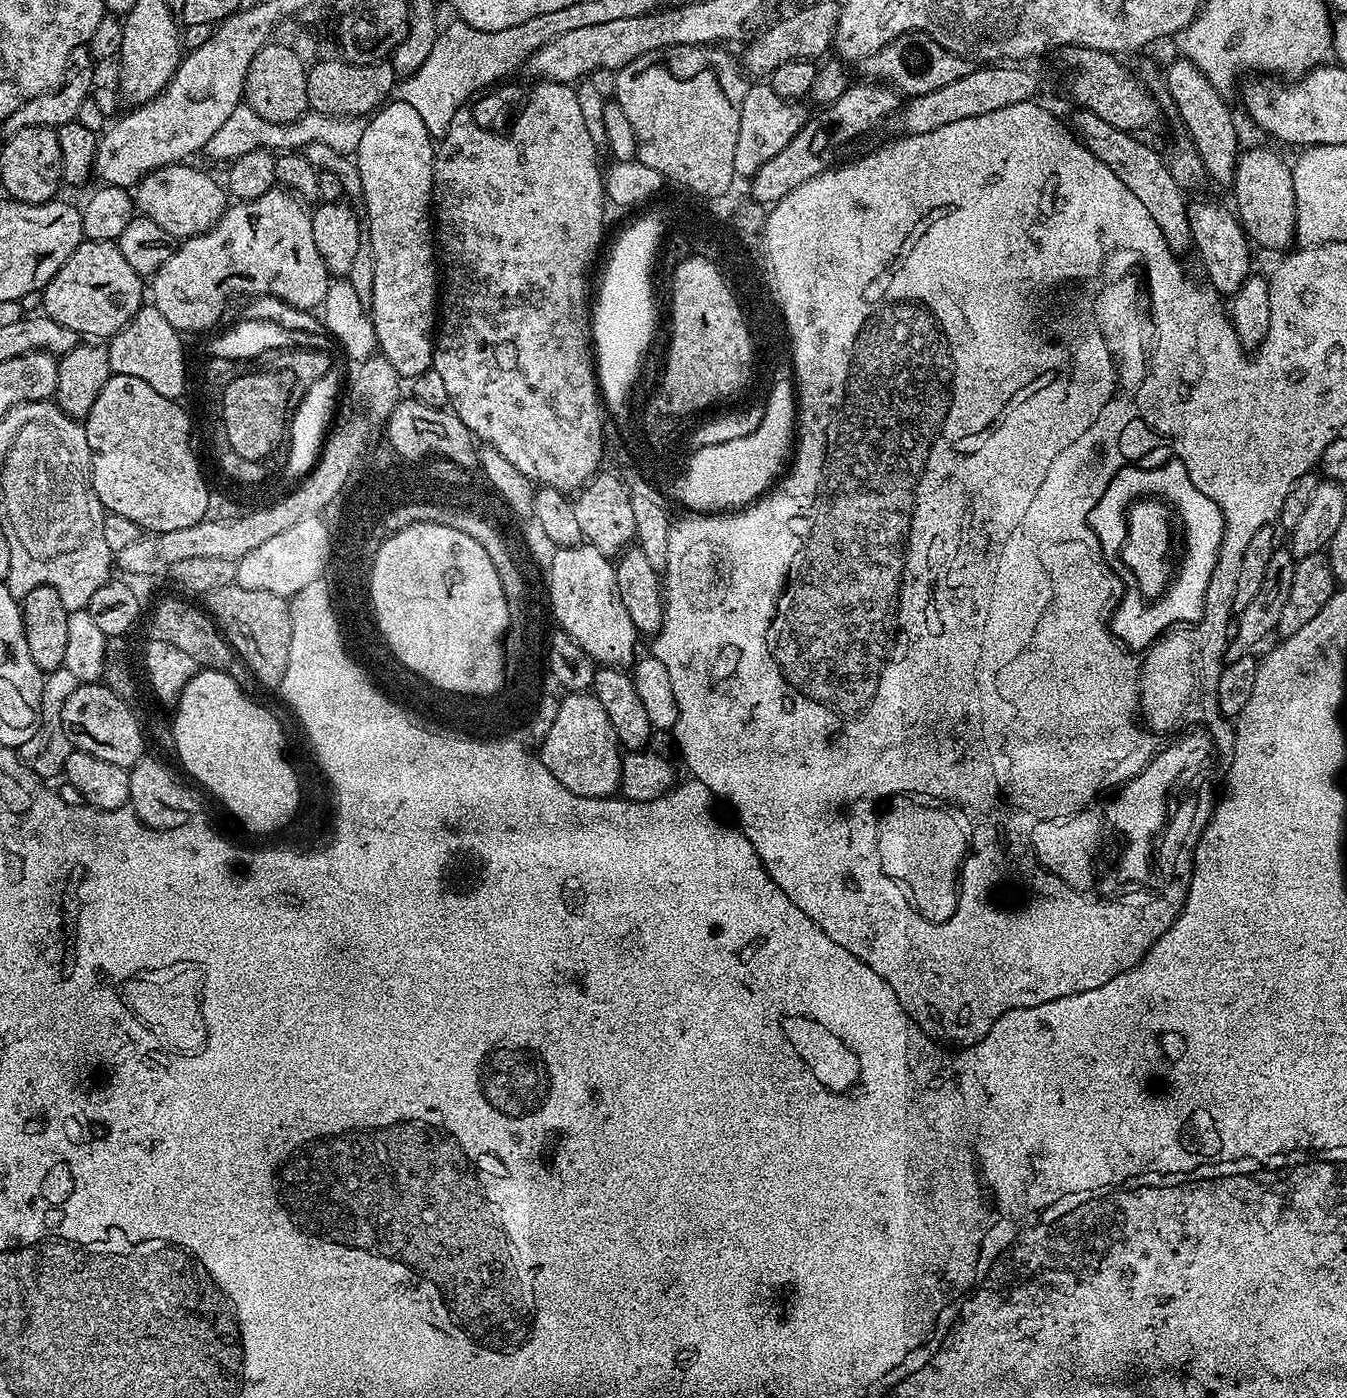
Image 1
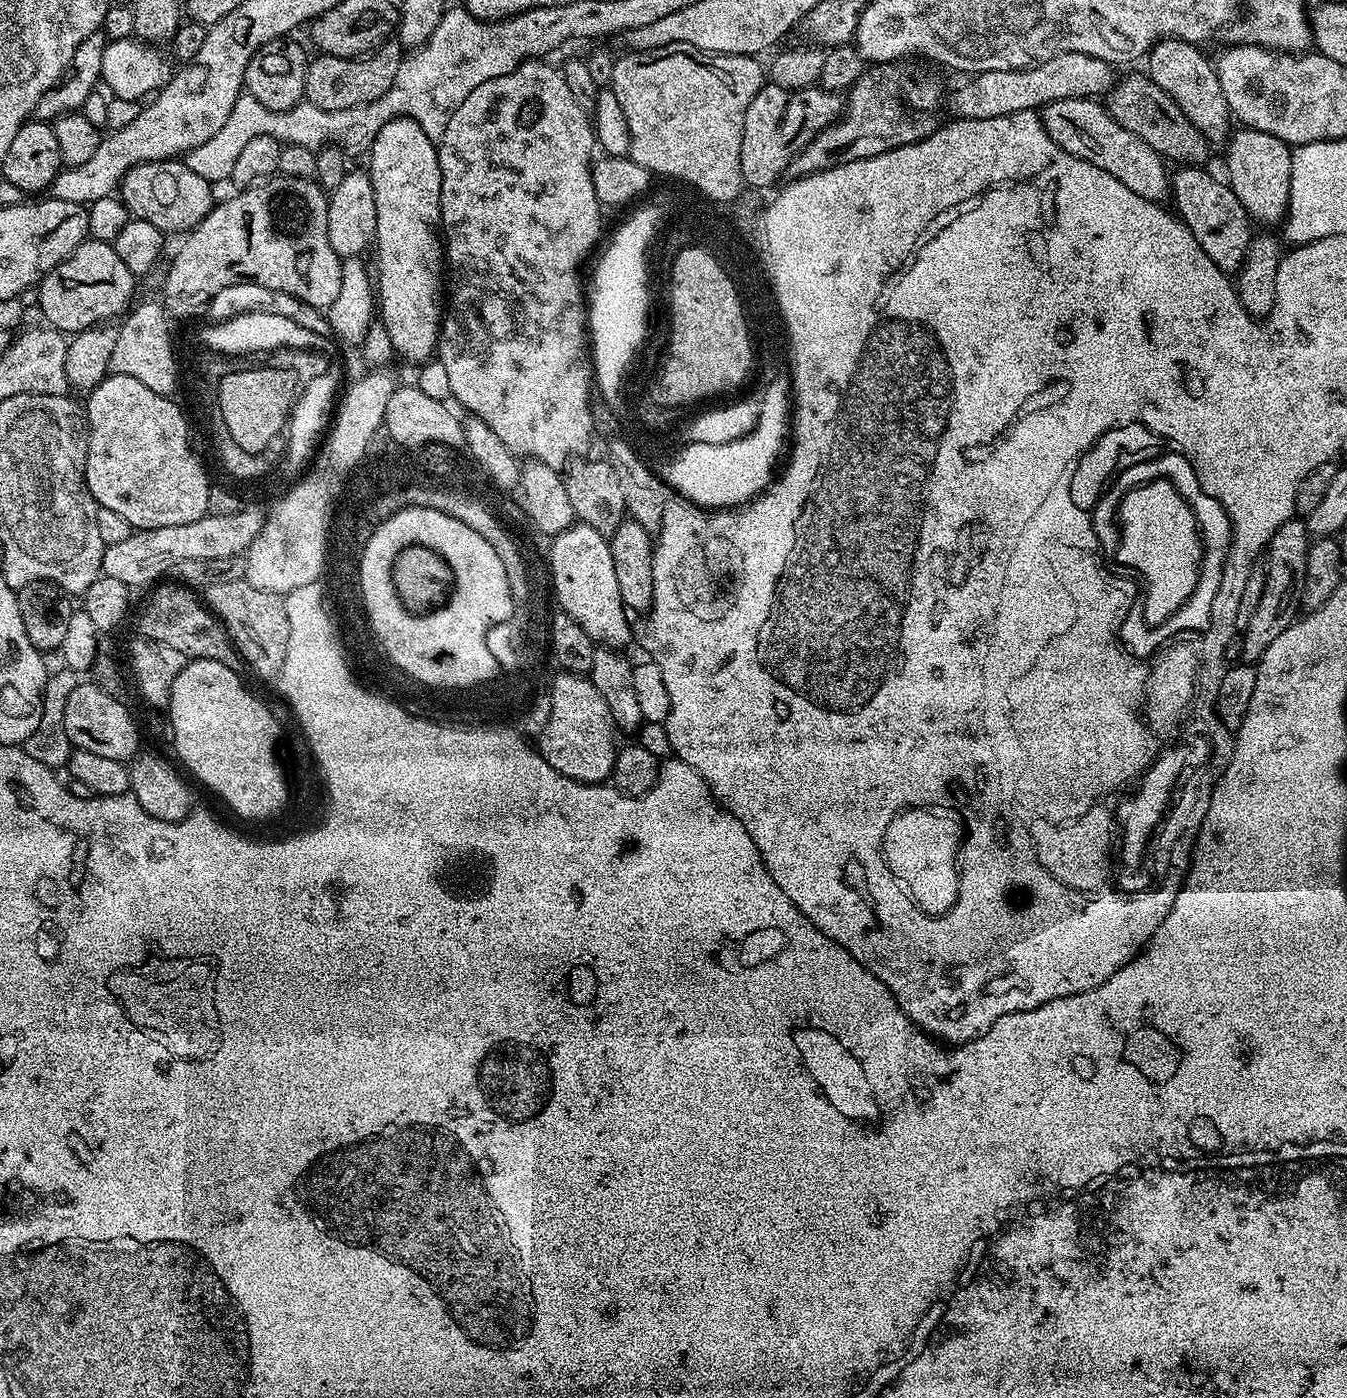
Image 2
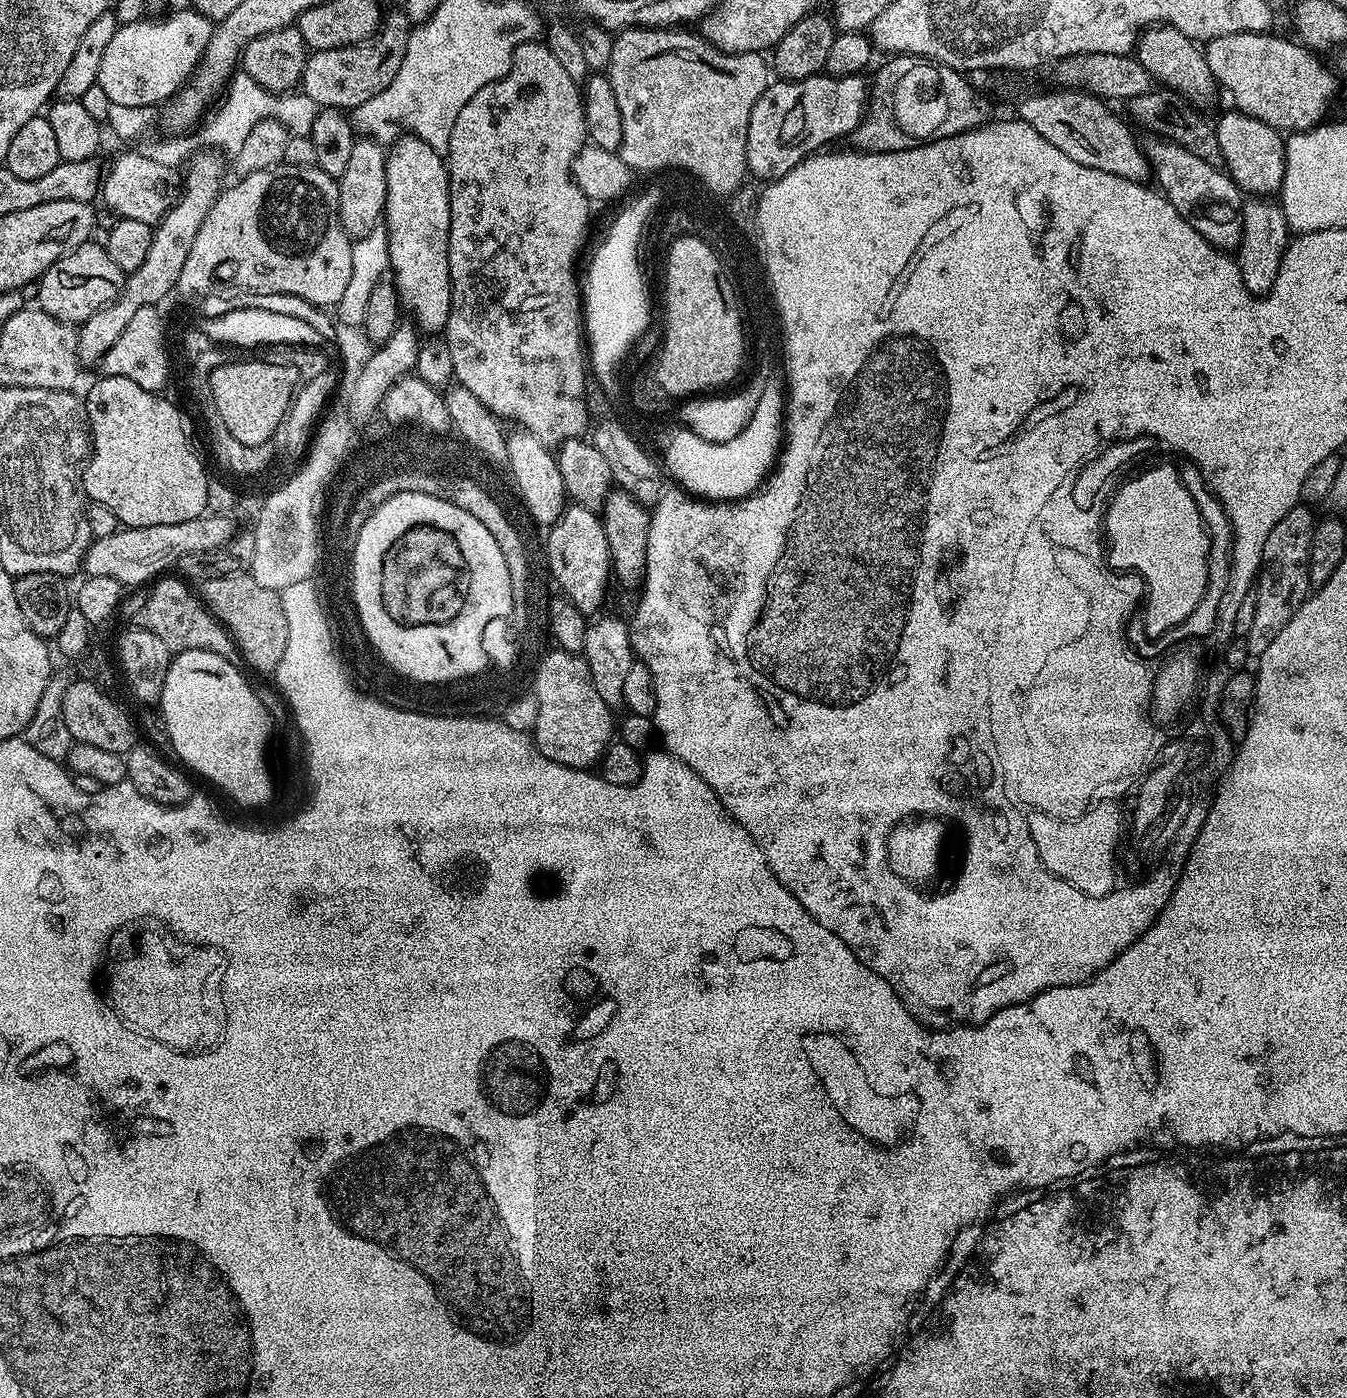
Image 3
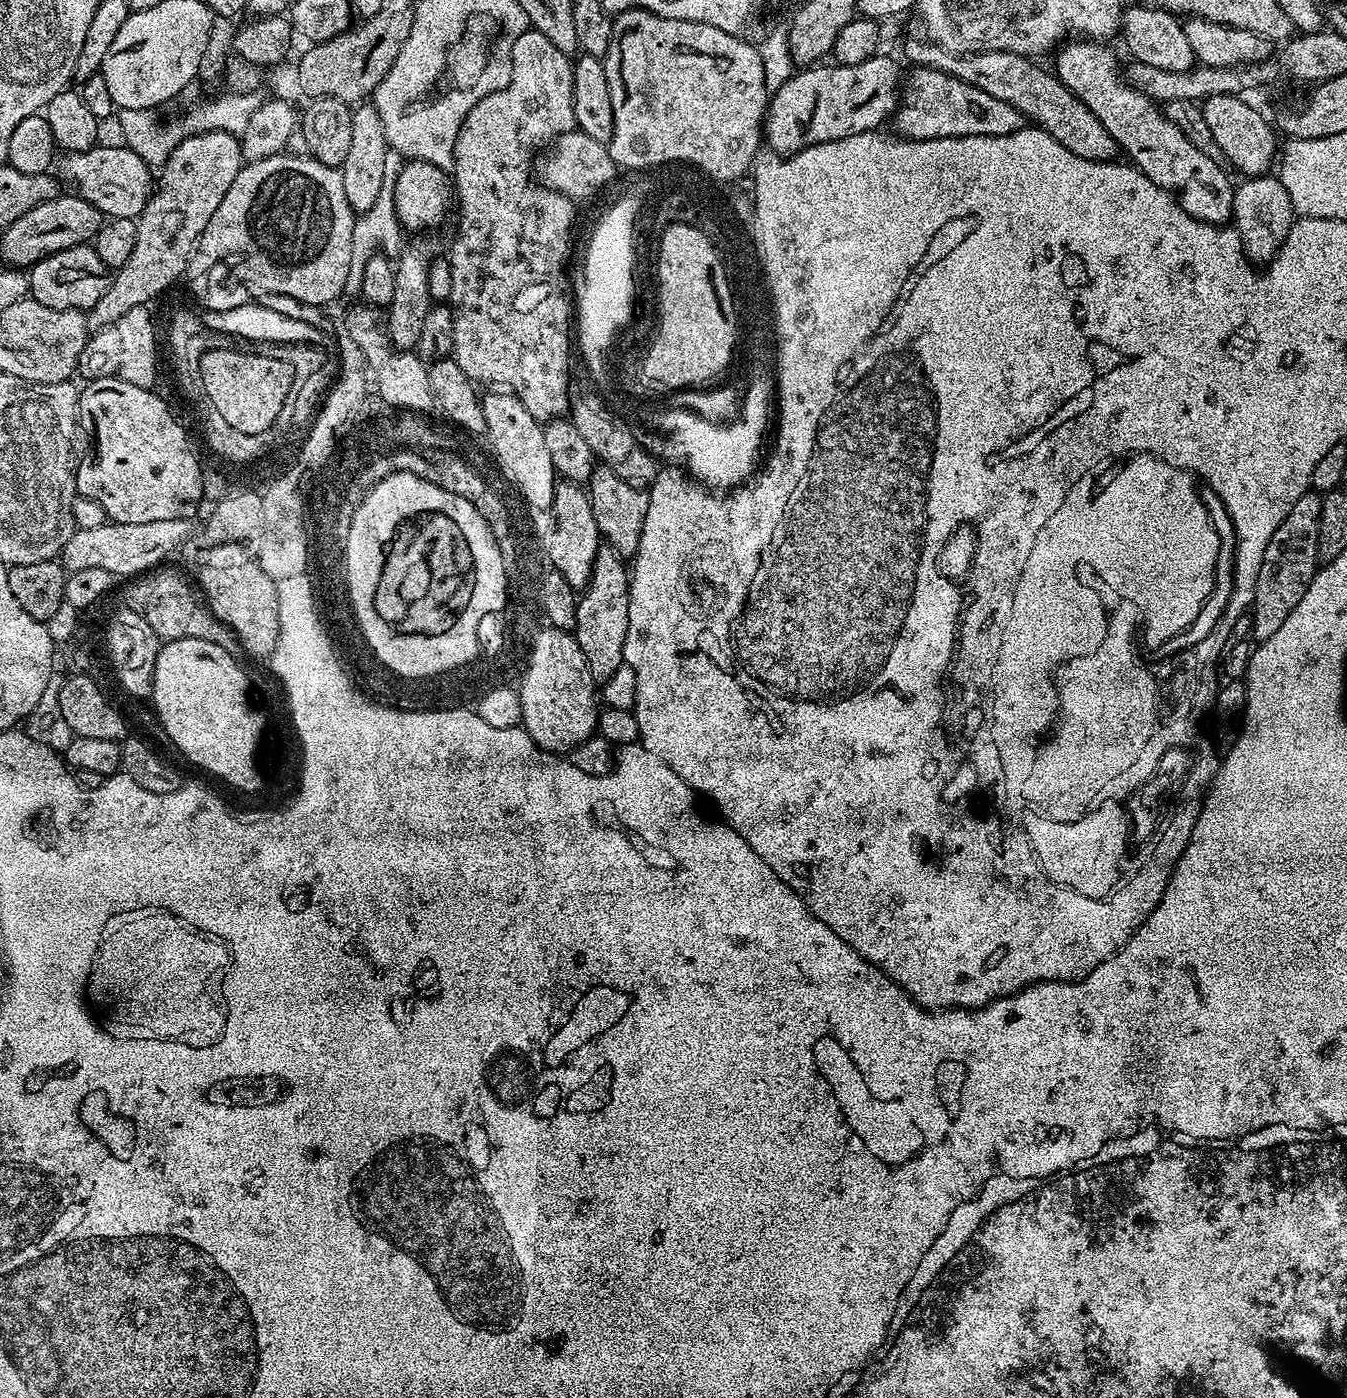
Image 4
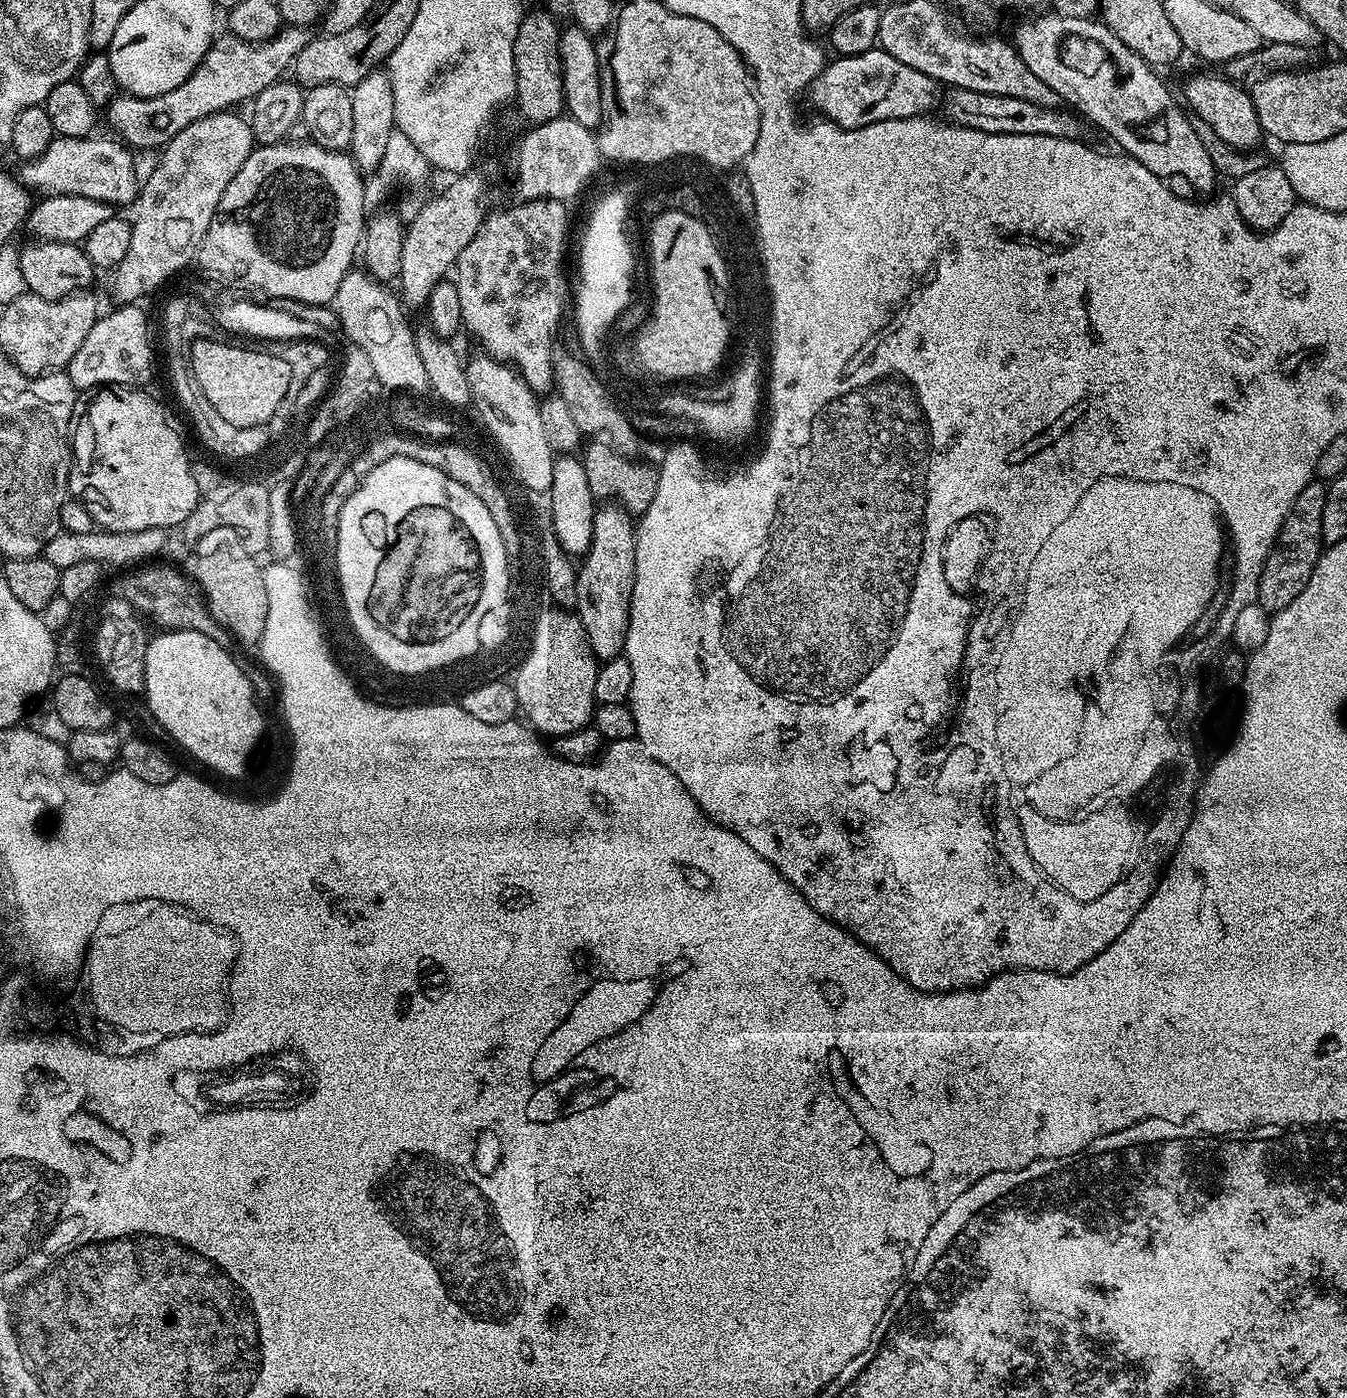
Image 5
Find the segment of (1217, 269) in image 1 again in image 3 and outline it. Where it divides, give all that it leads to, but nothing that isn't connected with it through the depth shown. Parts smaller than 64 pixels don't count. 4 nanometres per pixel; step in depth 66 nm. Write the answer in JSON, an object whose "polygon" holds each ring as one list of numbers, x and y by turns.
{"polygon":[[1152,138,1149,141,1143,145,1148,167,1154,180,1156,176,1160,183,1159,191,1171,202,1174,210,1178,210,1178,214,1182,214,1182,218,1202,234,1206,243,1221,250,1239,249,1245,197,1232,177,1227,171,1210,166,1210,162,1202,162,1202,158,1190,154,1190,150,1178,146,1173,140]]}

